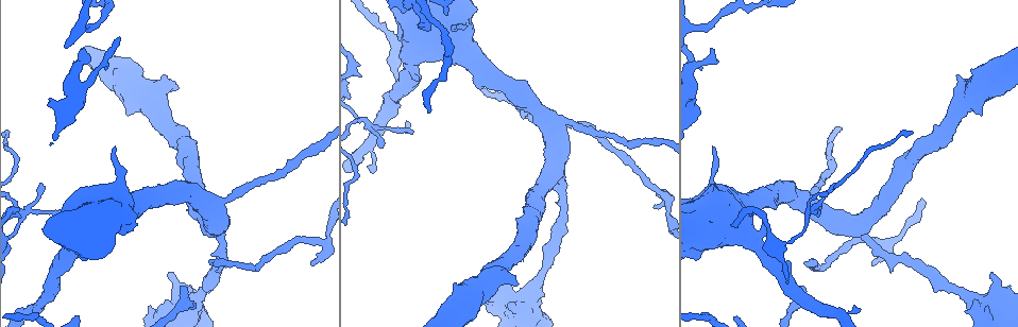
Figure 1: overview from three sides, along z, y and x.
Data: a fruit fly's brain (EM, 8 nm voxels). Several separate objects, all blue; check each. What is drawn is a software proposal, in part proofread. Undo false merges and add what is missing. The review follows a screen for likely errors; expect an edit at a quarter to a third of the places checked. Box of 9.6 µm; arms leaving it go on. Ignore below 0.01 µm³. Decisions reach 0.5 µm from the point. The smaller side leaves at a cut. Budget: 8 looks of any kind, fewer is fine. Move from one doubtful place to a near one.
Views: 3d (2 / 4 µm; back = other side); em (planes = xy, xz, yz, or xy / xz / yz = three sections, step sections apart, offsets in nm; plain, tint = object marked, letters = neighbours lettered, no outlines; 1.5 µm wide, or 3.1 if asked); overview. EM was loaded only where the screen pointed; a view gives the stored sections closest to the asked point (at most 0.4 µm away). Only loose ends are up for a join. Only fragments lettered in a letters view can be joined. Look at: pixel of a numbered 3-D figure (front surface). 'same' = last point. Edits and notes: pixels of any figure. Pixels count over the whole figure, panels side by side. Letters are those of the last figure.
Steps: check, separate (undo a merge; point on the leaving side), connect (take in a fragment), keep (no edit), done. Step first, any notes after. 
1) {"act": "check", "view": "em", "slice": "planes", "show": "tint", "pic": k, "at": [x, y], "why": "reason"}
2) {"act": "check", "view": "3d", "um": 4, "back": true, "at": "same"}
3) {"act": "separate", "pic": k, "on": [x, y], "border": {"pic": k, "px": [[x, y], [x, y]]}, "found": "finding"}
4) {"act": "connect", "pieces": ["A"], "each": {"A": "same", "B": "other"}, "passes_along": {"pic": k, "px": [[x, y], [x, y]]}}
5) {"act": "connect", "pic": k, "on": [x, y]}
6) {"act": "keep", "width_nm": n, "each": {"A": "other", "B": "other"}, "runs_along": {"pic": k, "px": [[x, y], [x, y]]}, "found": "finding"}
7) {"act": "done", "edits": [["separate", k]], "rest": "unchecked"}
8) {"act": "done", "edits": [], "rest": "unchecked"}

{"act": "check", "view": "em", "slice": "xz", "step": 4, "show": "tint", "pic": 1, "at": [30, 312], "why": "arms part here"}

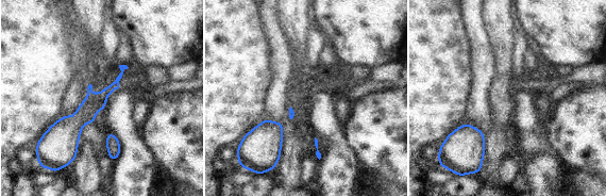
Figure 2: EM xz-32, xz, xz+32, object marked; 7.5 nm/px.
{"act": "check", "view": "em", "slice": "xz", "step": 4, "show": "letters", "at": "same", "why": "what lies round it"}

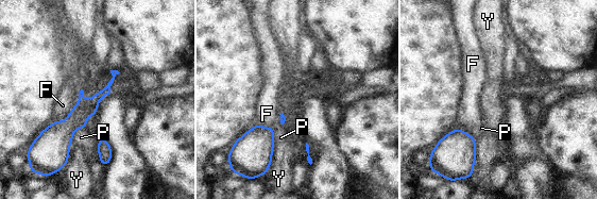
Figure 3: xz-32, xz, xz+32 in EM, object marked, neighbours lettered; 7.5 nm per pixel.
{"act": "keep", "each": {"F": "other", "P": "other", "Y": "other"}, "found": "all the same cell"}

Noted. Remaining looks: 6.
{"act": "check", "view": "3d", "um": 4, "pic": 1, "at": [208, 260], "why": "long arm stops here"}

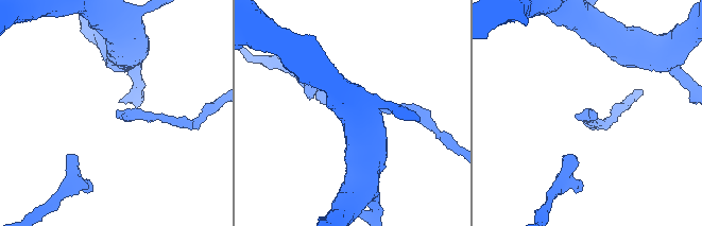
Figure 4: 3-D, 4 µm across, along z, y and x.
{"act": "check", "view": "em", "slice": "planes", "show": "tint", "pic": 4, "at": [116, 112], "why": "need the tissue"}

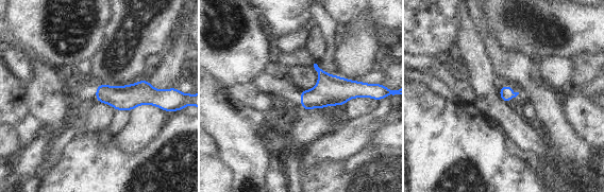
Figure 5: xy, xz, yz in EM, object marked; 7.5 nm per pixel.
{"act": "check", "view": "em", "slice": "planes", "show": "letters", "at": "same", "why": "what lies round it"}

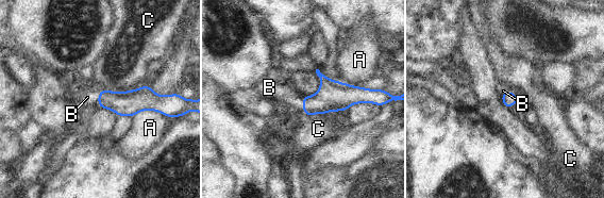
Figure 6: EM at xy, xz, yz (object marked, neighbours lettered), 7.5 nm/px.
{"act": "connect", "pieces": ["B"], "width_nm": 100, "each": {"A": "other", "B": "same", "C": "other"}, "passes_along": {"pic": 6, "px": [[508, 99], [512, 92], [503, 91]]}, "found": "it goes on there"}

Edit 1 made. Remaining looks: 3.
{"act": "check", "view": "overview", "why": "see it whole again"}

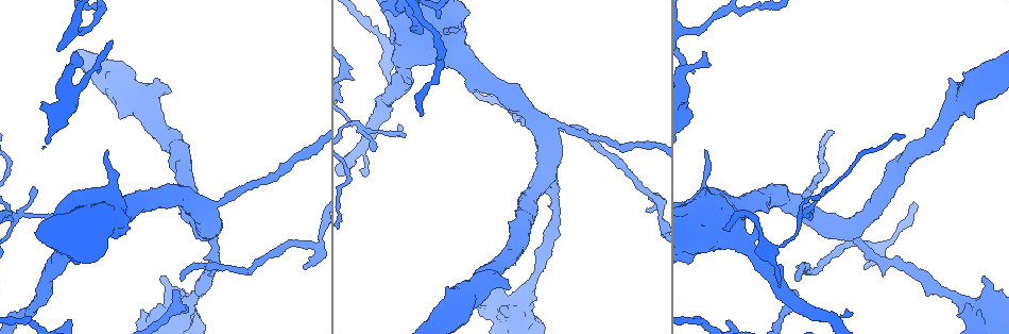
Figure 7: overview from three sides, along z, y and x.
{"act": "check", "view": "em", "slice": "planes", "show": "letters", "pic": 7, "at": [706, 52], "why": "free end"}

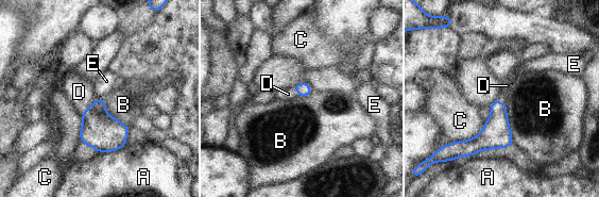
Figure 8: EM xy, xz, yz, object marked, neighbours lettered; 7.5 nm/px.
{"act": "connect", "pieces": ["D"], "each": {"A": "other", "B": "other", "C": "other", "D": "same", "E": "other"}, "passes_along": {"pic": 8, "px": [[99, 130], [88, 107], [79, 92]]}, "found": "the cell continues"}

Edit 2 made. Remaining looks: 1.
{"act": "done", "edits": [["connect", 6], ["connect", 8]], "rest": "unchecked"}

